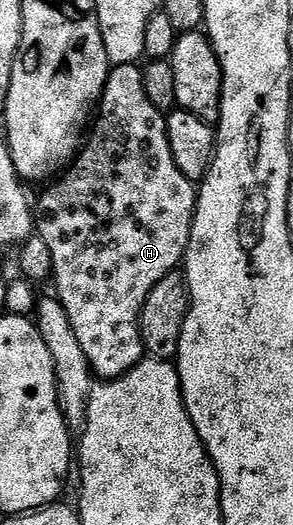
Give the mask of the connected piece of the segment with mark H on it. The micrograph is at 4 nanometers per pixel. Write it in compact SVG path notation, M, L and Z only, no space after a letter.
M119 64L111 67L110 77L106 80L102 91L102 99L96 105L92 127L78 155L50 186L51 188L39 200L36 200L36 234L44 240L44 245L48 246L51 255L52 284L58 287L56 298L68 314L68 322L76 334L76 342L80 342L80 350L84 350L84 358L88 358L91 373L102 380L115 380L117 376L123 376L125 372L132 371L144 358L142 335L138 329L140 310L144 306L144 298L148 298L148 290L152 290L152 286L156 286L156 282L160 282L164 274L175 271L183 263L196 199L195 181L184 178L184 174L180 174L172 158L163 113L158 112L156 106L152 106L152 102L148 102L148 96L143 92L142 68L138 64Z

